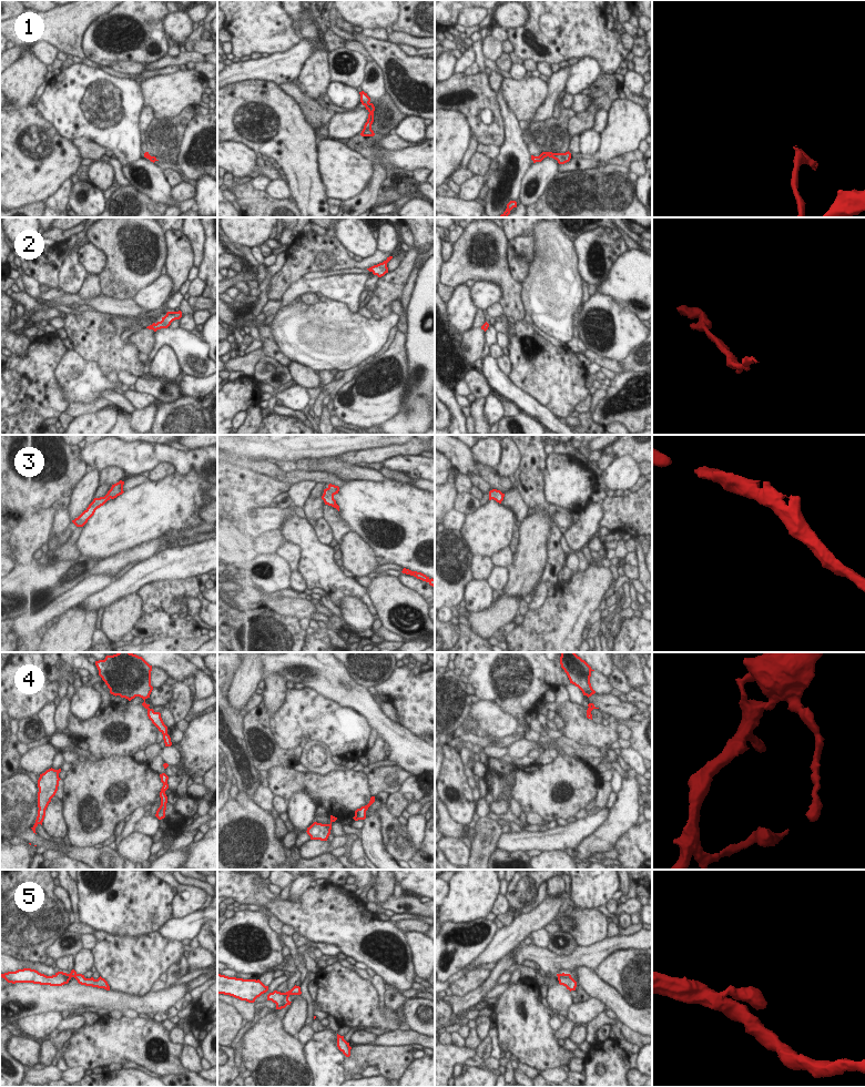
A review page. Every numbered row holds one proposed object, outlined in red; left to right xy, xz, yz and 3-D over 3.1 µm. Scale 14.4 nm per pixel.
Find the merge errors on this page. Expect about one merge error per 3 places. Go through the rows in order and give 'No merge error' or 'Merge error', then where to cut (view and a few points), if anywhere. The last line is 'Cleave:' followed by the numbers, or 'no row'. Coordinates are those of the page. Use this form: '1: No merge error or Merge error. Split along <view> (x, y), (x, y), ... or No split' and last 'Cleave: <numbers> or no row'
1: Merge error. Split along xz (368, 102), (364, 104)
2: No merge error. No split
3: No merge error. No split
4: No merge error. No split
5: Merge error. Split along xy (68, 974), (71, 976)
Cleave: 1, 5

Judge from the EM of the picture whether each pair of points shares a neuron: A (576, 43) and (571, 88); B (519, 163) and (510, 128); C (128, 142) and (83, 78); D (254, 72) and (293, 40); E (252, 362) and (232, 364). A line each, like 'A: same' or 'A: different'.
A: different
B: same
C: same
D: different
E: same

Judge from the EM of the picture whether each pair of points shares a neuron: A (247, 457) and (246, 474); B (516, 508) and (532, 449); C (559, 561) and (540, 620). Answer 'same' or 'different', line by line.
A: different
B: different
C: different

